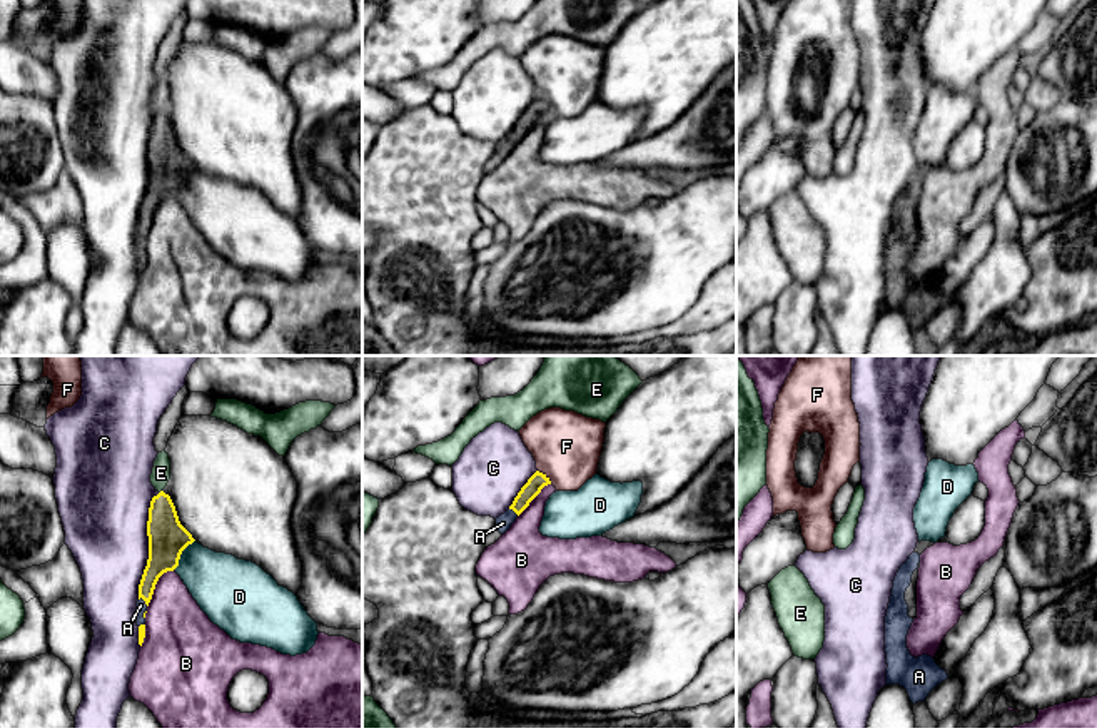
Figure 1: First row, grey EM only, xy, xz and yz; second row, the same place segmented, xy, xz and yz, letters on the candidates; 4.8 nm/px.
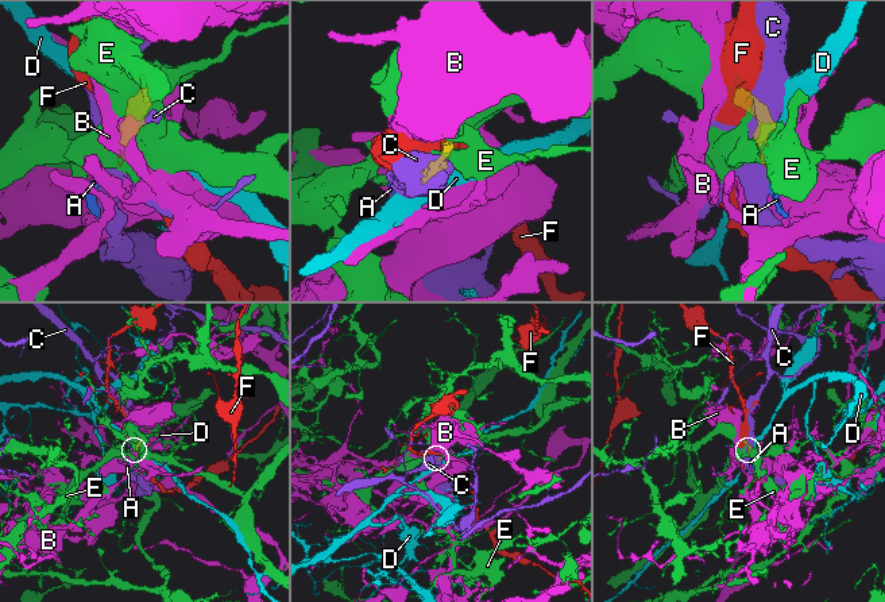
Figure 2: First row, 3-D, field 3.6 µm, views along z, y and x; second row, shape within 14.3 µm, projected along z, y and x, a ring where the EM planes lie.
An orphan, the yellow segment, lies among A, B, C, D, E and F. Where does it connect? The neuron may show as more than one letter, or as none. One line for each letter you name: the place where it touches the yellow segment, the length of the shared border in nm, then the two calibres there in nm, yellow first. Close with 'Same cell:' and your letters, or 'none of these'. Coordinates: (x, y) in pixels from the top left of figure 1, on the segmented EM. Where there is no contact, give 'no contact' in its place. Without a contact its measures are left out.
A: meets yellow in xy at (144, 600); contact 60 nm long; 160 nm thick on the yellow side, 50 nm on the other
Same cell: A

